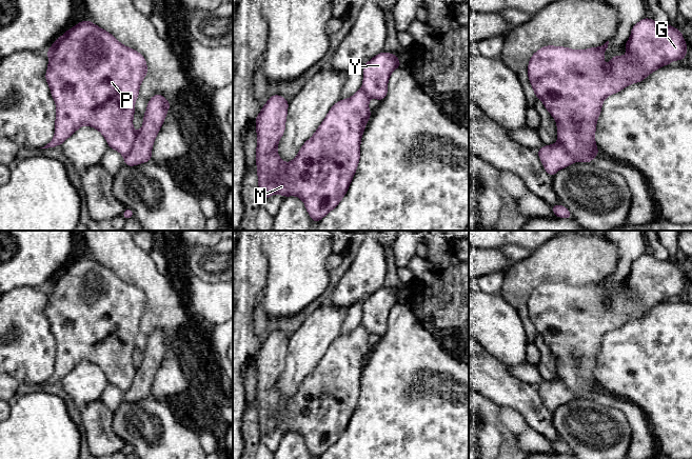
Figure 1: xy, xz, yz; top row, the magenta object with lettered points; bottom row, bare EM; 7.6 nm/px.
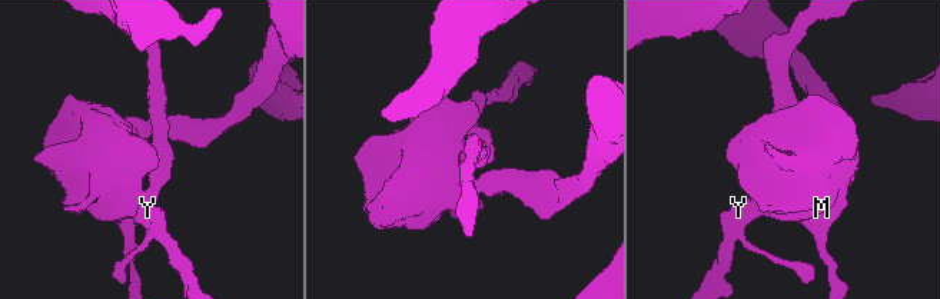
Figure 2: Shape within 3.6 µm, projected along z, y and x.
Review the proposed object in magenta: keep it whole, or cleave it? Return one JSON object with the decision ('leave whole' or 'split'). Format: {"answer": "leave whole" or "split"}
{"answer": "split"}

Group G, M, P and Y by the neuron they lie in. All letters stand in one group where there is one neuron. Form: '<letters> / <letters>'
G M P / Y

